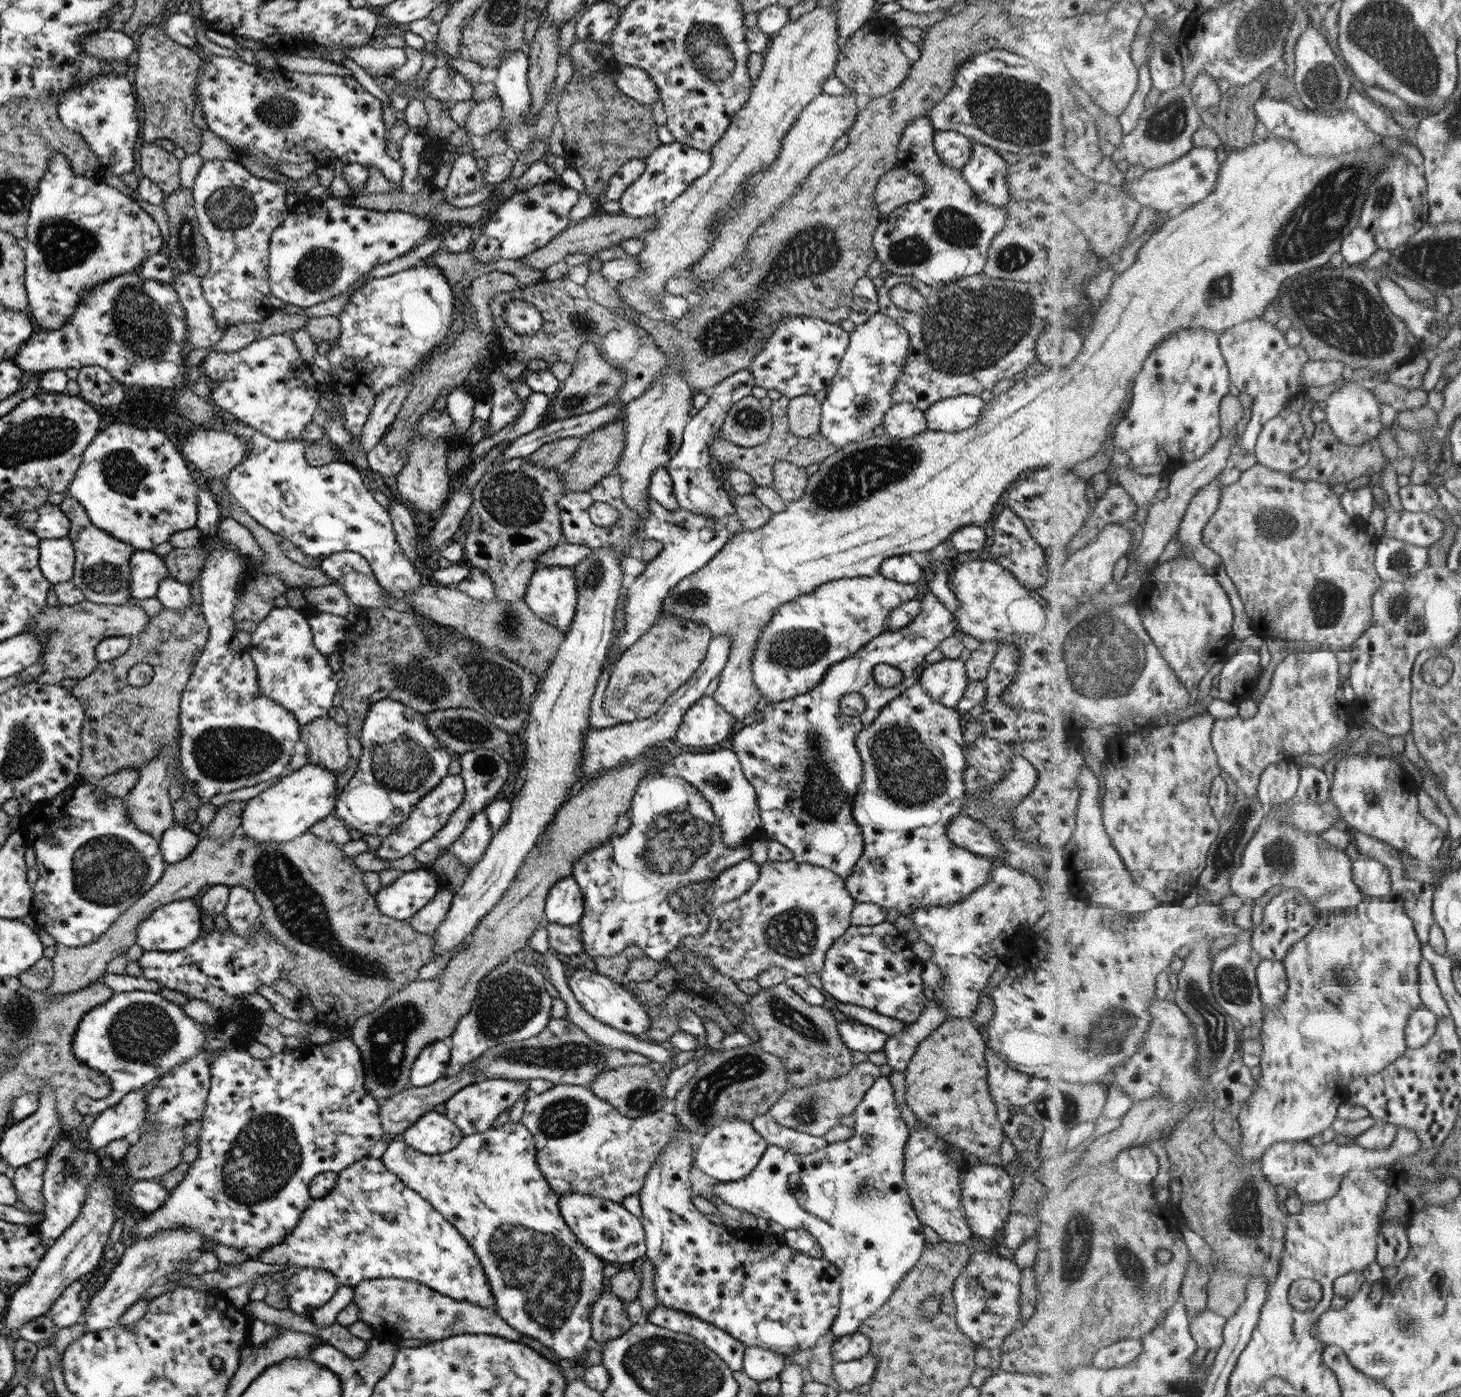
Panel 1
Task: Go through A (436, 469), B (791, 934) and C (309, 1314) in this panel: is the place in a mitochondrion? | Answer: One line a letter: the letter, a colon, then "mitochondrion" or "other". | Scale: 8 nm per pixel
A: other
B: mitochondrion
C: other

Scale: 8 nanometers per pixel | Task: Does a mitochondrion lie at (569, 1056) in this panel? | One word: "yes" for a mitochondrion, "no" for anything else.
yes

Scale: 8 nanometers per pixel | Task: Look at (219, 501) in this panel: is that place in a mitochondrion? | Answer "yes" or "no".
no

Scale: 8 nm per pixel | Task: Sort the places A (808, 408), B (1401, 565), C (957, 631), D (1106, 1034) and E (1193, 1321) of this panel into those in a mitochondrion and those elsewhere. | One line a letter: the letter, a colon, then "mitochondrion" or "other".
A: other
B: mitochondrion
C: other
D: mitochondrion
E: other

